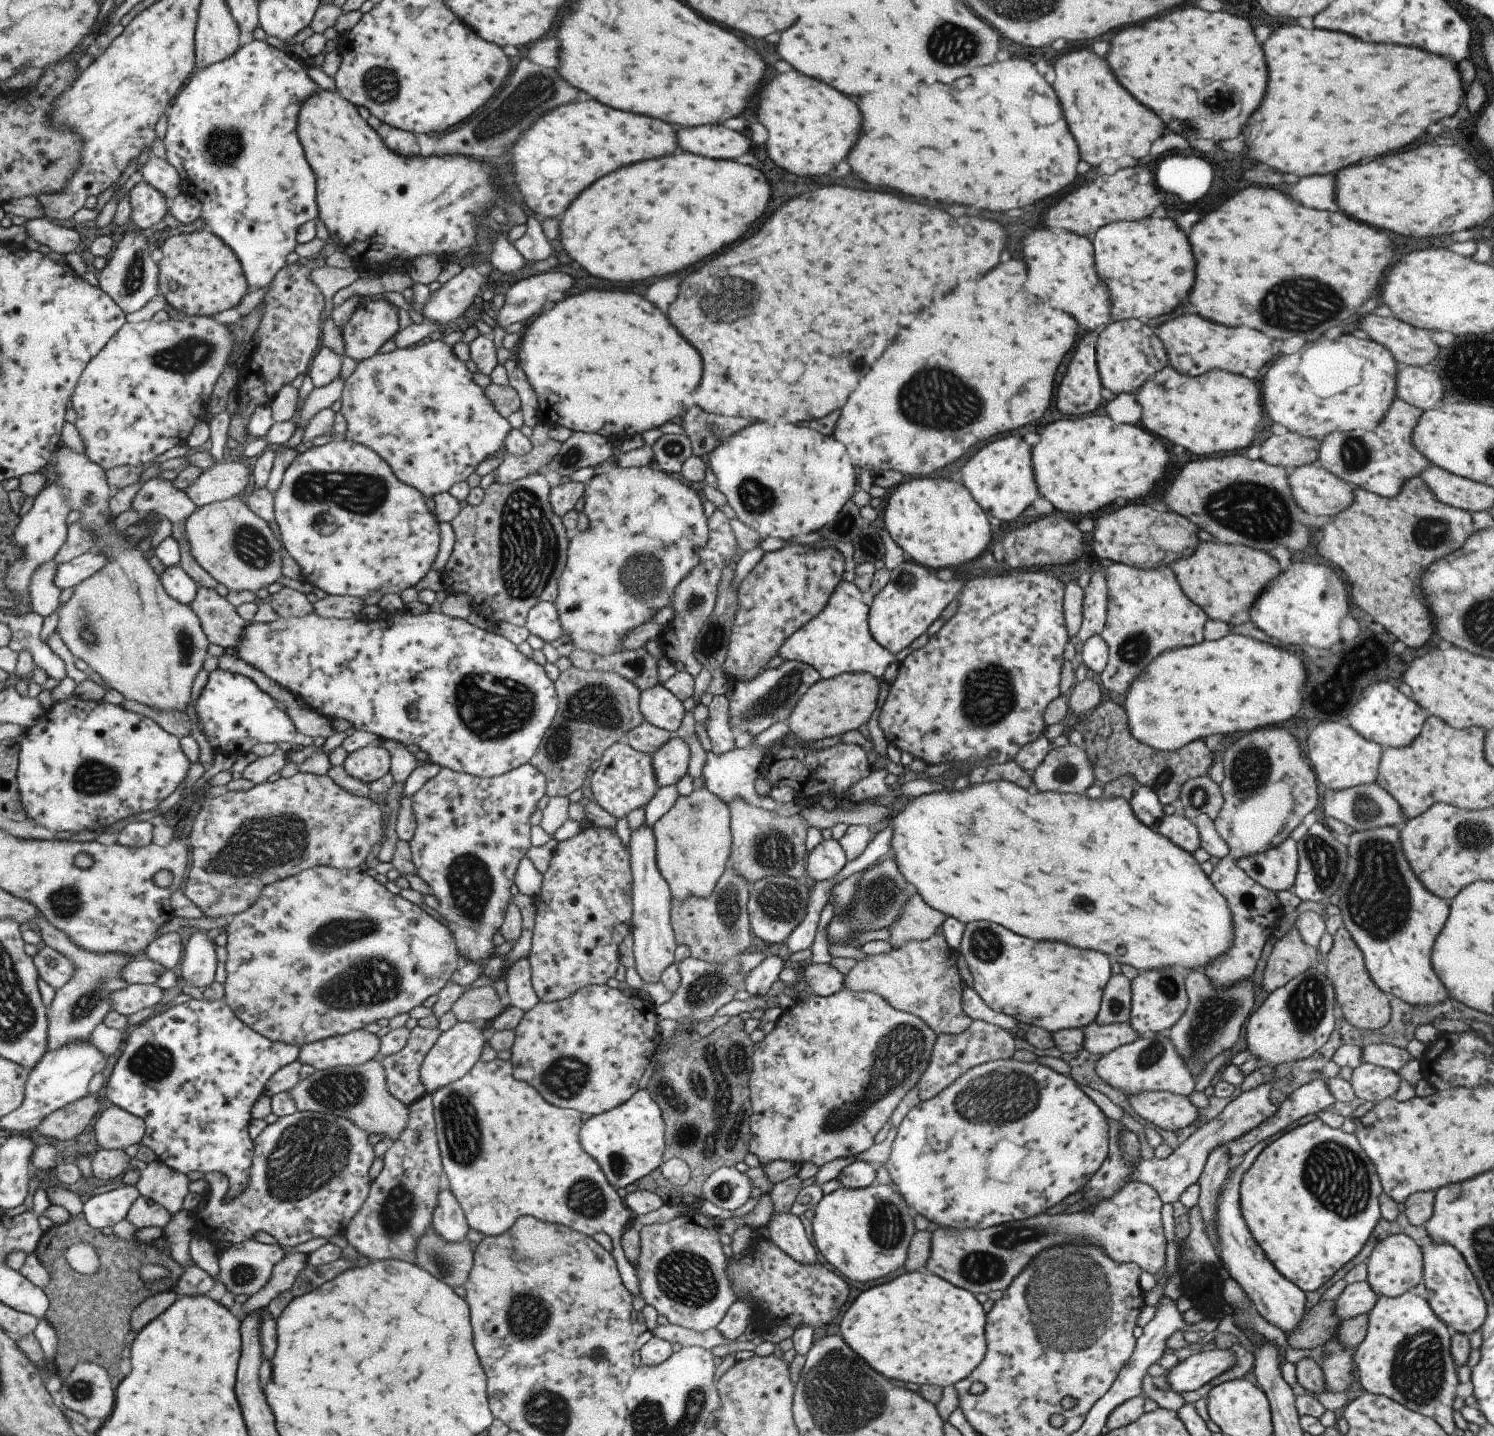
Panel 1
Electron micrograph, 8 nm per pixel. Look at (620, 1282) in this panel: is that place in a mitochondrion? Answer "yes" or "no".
no

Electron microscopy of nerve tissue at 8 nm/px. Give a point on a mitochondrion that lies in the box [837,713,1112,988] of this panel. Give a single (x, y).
(880, 897)

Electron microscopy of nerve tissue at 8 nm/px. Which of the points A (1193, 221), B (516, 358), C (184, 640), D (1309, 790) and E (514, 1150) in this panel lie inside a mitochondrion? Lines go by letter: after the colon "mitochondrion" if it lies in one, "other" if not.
A: other
B: other
C: mitochondrion
D: other
E: other

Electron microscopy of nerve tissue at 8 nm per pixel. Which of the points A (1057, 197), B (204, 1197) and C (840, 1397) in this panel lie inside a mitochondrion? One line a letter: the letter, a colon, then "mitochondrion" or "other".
A: other
B: other
C: mitochondrion

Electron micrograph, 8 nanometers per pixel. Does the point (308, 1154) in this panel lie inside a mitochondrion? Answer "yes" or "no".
yes

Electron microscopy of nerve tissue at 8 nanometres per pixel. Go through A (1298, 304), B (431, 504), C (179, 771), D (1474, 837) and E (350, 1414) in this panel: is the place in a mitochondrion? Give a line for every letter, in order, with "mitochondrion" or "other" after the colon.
A: mitochondrion
B: other
C: other
D: mitochondrion
E: other

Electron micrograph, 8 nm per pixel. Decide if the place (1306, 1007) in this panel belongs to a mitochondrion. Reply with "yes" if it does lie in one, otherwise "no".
yes

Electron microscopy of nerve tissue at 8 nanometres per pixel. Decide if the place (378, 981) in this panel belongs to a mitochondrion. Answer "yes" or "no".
yes

